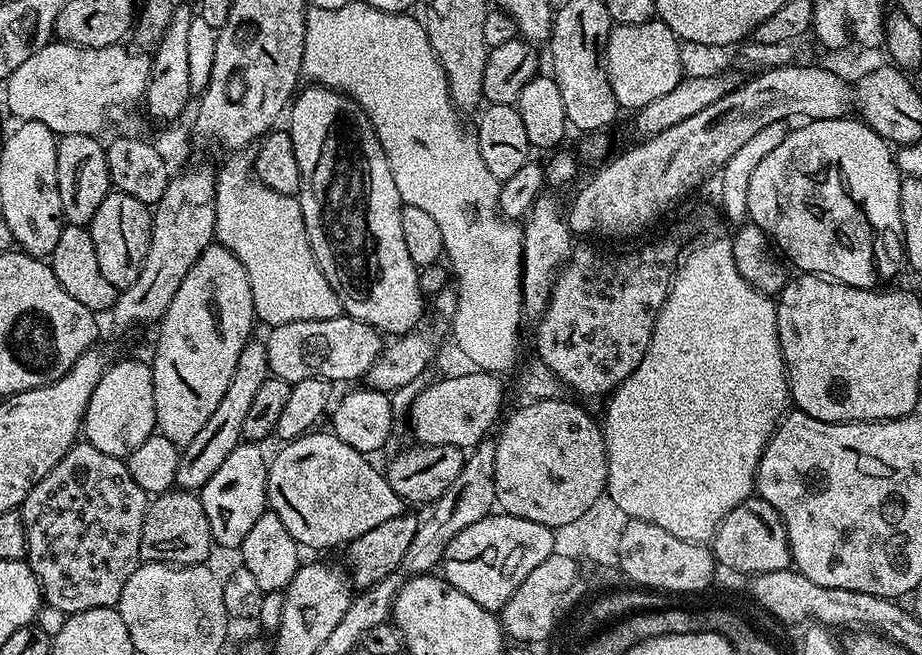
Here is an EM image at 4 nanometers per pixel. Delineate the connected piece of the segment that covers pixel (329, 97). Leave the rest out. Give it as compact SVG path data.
M308 86L308 89L304 93L302 92L291 101L290 116L292 112L292 125L287 125L286 131L292 137L294 158L296 159L296 165L300 168L301 185L298 189L298 199L302 210L302 218L306 222L306 234L312 247L312 253L322 270L322 274L326 274L326 282L330 282L334 294L338 294L341 309L347 315L374 326L381 334L399 338L404 333L413 331L423 321L420 319L424 316L424 292L420 289L421 269L417 268L414 258L410 258L410 254L406 251L406 241L402 234L402 210L404 204L398 194L398 186L394 186L394 174L390 170L390 162L378 142L376 131L366 114L366 110L362 110L362 106L357 100L352 99L347 92L338 92L334 88L325 88L323 86Z

